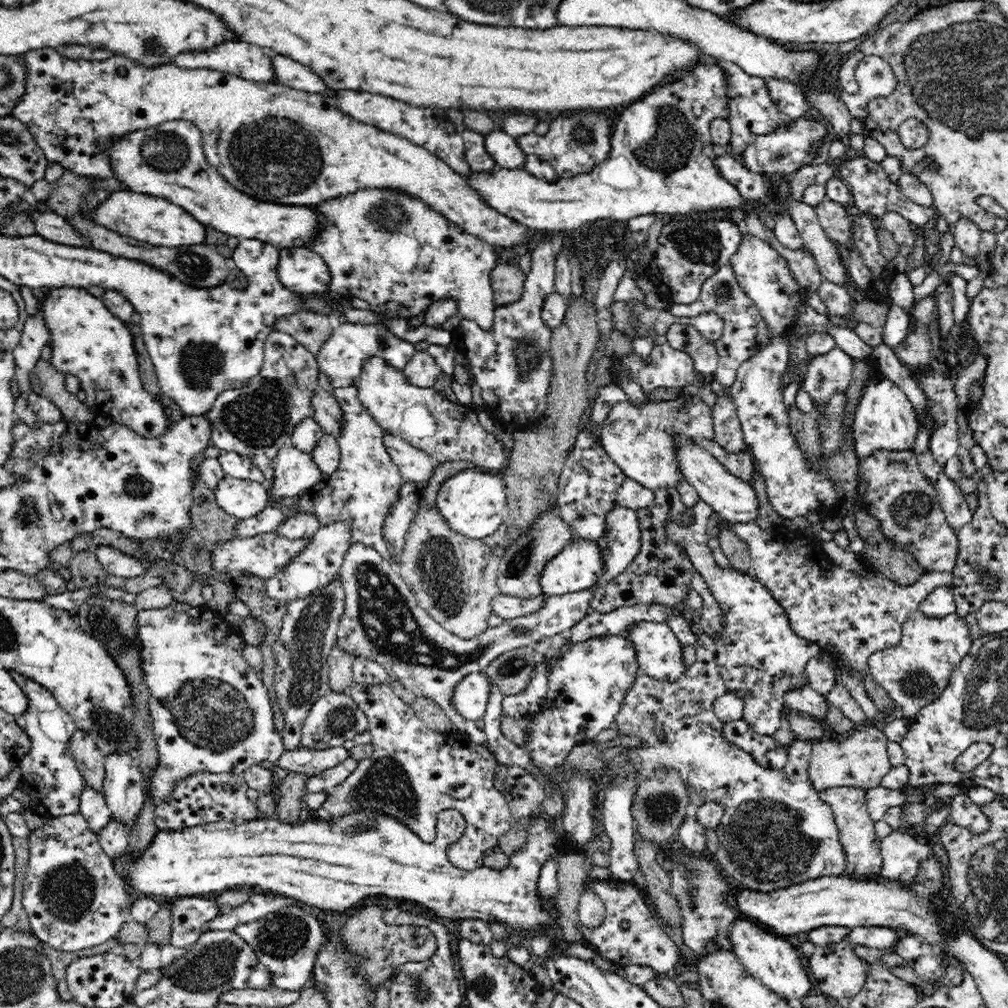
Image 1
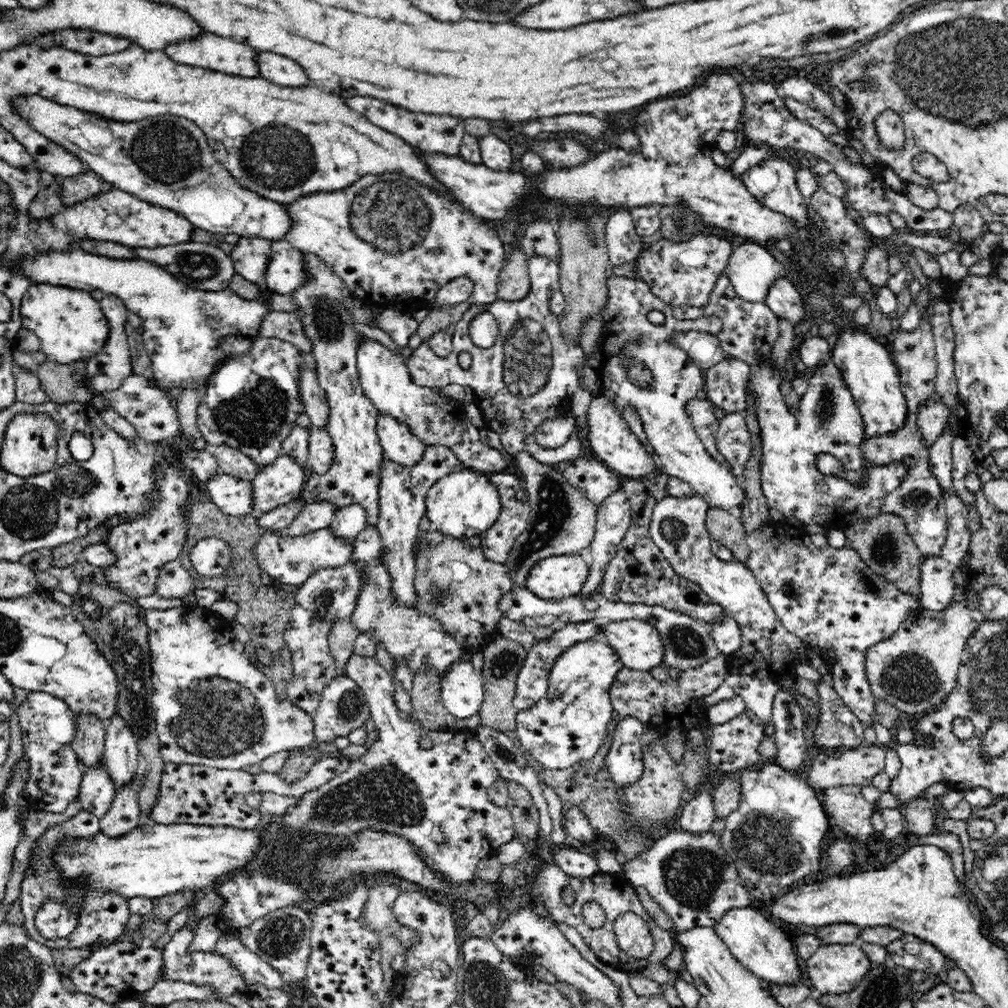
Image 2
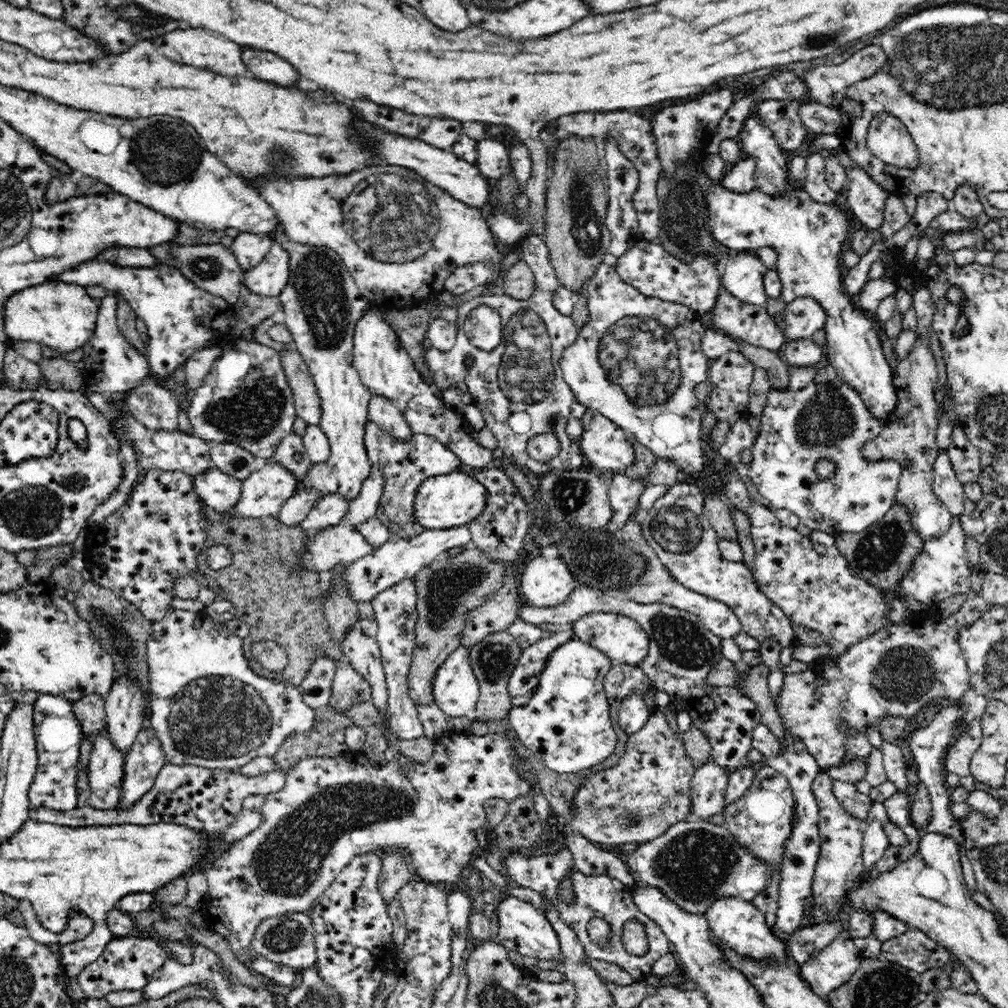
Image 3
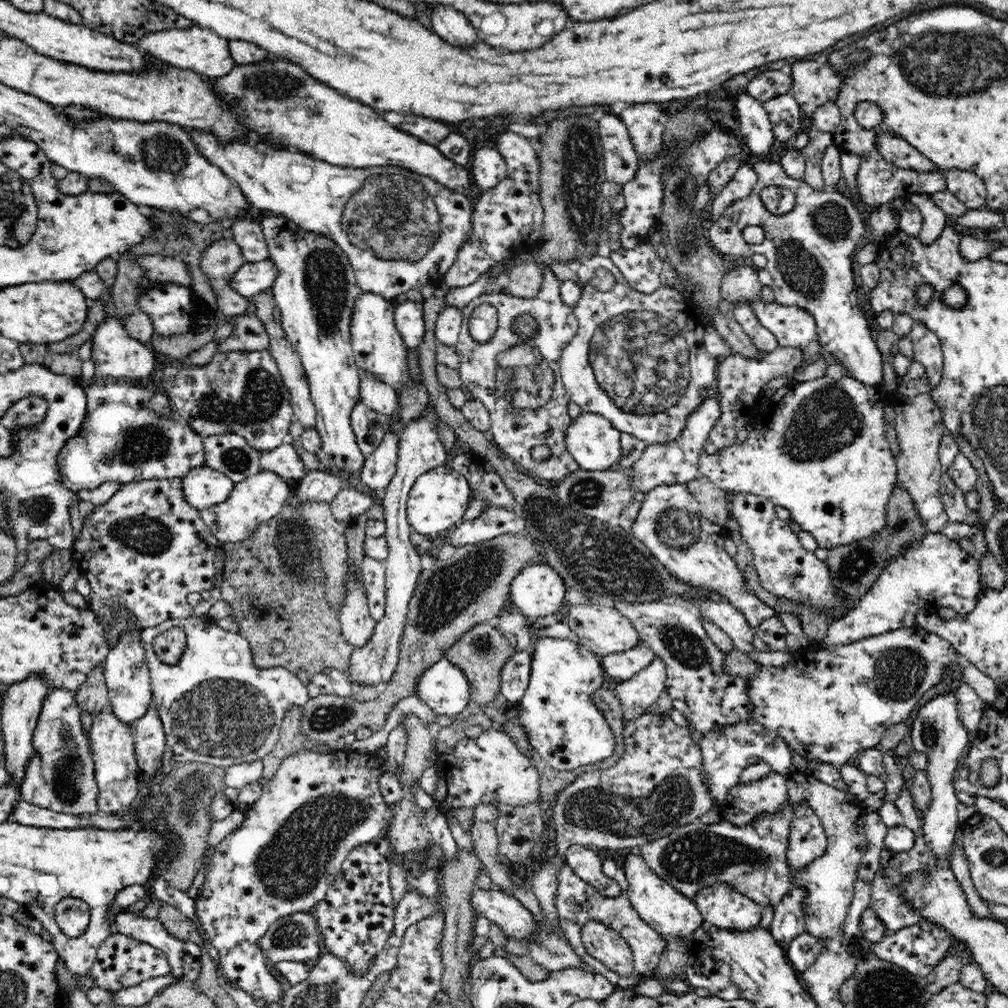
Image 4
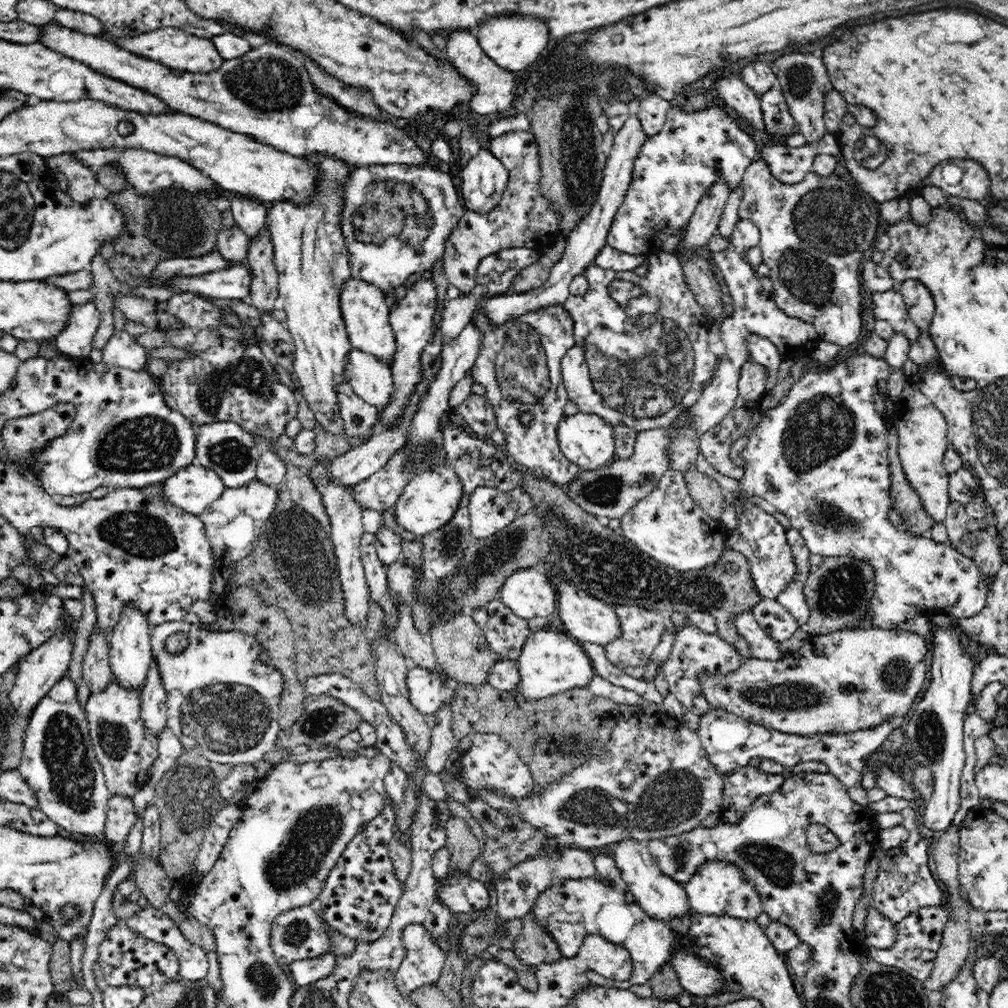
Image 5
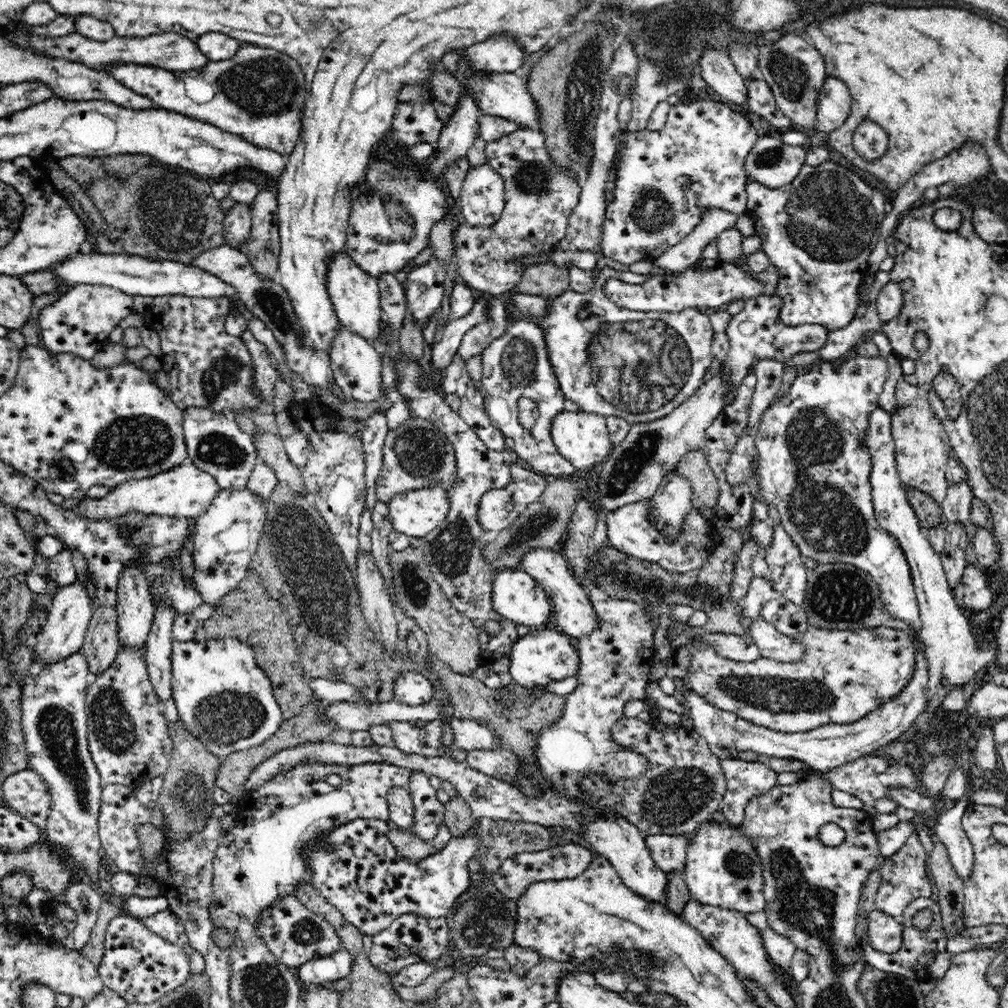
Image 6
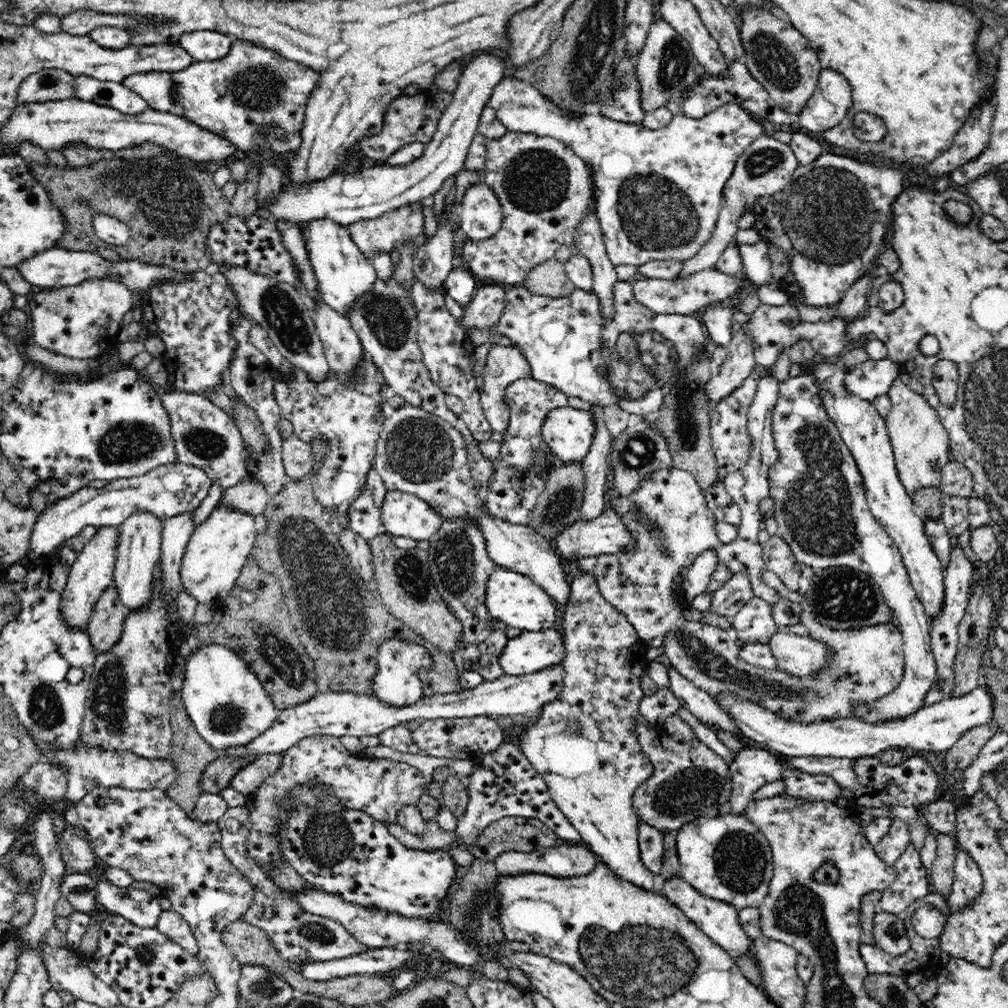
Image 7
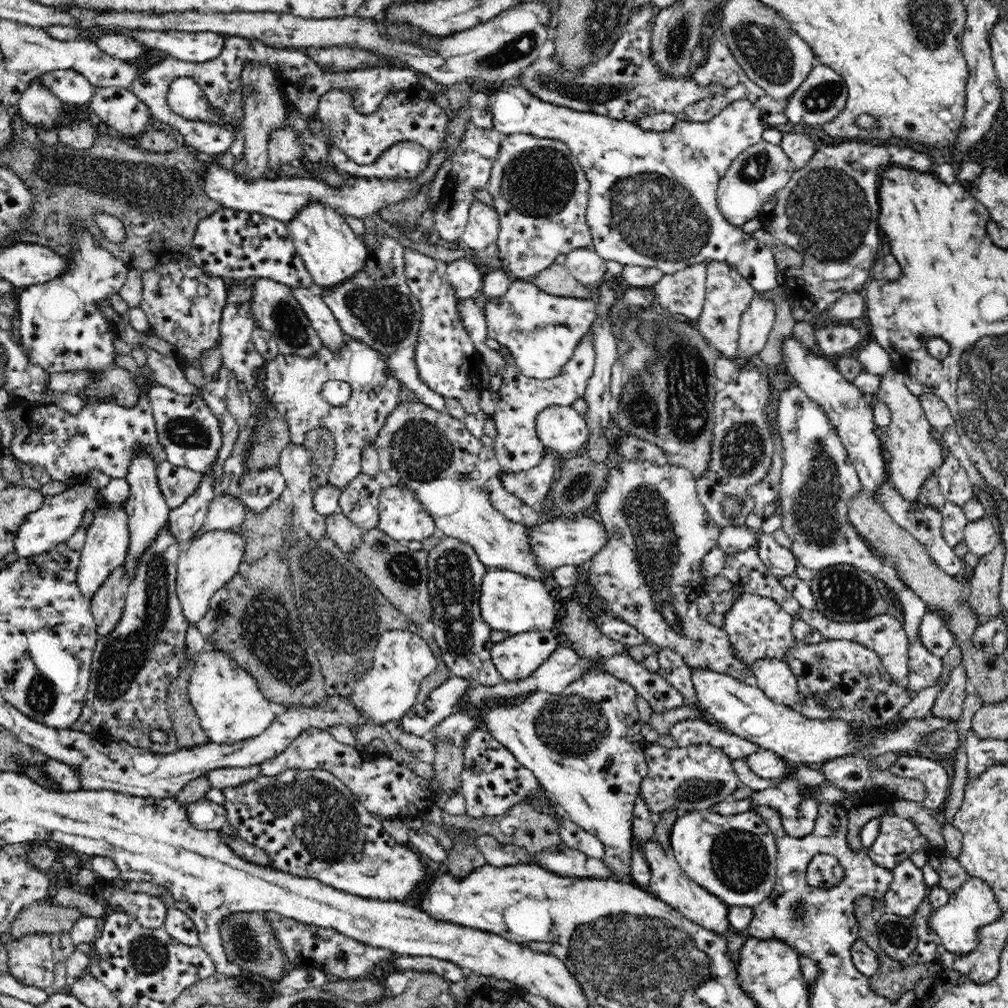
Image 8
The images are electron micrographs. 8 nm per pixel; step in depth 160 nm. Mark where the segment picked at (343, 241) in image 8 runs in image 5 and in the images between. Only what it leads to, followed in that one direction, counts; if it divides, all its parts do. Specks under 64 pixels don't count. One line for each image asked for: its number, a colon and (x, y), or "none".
5: (366, 311)
6: (355, 295)
7: (344, 275)

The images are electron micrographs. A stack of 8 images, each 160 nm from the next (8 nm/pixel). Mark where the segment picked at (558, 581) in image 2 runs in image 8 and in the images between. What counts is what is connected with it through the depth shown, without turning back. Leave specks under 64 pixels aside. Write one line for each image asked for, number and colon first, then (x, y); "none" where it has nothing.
3: (544, 583)
4: (537, 590)
5: (528, 592)
6: (516, 595)
7: (513, 599)
8: (511, 602)

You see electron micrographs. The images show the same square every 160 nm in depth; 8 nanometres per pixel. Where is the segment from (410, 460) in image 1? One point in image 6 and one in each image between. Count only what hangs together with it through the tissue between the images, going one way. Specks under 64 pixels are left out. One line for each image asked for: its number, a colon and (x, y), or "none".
2: (399, 445)
3: (382, 412)
4: (382, 398)
5: (372, 380)
6: (356, 364)

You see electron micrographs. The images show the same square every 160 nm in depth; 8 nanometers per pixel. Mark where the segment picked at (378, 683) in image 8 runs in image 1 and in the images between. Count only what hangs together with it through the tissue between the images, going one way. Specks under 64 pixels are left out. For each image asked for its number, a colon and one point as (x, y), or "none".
1: (471, 694)
2: (461, 692)
3: (456, 689)
4: (443, 687)
5: (429, 690)
6: (410, 688)
7: (397, 681)

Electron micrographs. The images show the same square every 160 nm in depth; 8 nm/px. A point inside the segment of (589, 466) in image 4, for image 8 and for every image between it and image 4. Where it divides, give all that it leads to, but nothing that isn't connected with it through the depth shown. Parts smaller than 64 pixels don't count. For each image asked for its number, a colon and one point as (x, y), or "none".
5: (587, 440)
6: (582, 438)
7: (569, 433)
8: (561, 429)

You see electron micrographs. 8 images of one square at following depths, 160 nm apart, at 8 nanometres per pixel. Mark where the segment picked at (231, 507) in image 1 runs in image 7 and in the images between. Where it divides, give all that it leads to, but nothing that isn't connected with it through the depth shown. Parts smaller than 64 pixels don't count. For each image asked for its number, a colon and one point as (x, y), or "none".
2: (233, 496)
3: (218, 490)
4: (204, 486)
5: (193, 488)
6: (185, 490)
7: (167, 491)

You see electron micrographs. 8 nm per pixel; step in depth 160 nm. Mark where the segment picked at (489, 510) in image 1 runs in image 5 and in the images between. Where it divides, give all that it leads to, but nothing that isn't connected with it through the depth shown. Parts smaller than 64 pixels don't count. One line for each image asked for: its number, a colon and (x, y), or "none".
2: (465, 503)
3: (448, 501)
4: (438, 499)
5: (427, 503)

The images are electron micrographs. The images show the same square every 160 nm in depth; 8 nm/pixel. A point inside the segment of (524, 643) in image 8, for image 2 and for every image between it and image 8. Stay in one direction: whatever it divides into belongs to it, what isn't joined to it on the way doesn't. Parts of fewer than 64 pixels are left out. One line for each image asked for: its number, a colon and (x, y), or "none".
2: (566, 727)
3: (566, 724)
4: (567, 731)
5: (551, 662)
6: (543, 656)
7: (527, 652)

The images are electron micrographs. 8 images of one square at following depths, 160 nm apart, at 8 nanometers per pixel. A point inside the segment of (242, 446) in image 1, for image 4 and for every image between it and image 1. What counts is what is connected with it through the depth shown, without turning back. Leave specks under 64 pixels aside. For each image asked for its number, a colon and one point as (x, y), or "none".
2: (252, 402)
3: (245, 399)
4: (242, 393)

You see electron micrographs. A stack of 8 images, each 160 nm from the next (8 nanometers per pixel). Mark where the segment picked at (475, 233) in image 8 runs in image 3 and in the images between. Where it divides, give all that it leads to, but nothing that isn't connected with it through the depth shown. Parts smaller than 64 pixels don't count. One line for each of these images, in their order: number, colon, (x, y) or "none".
3: (492, 159)
4: (488, 167)
5: (482, 181)
6: (482, 198)
7: (482, 215)

